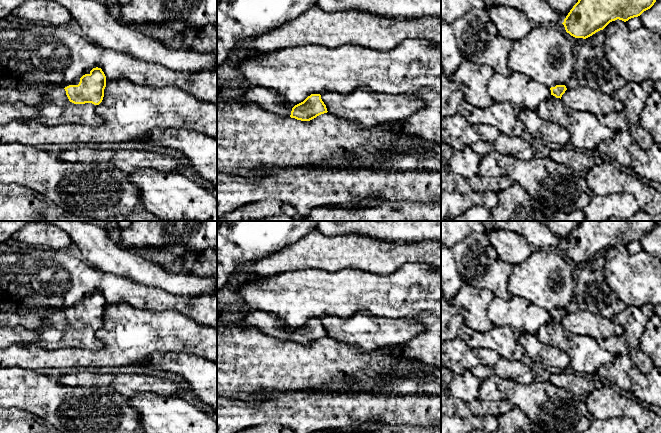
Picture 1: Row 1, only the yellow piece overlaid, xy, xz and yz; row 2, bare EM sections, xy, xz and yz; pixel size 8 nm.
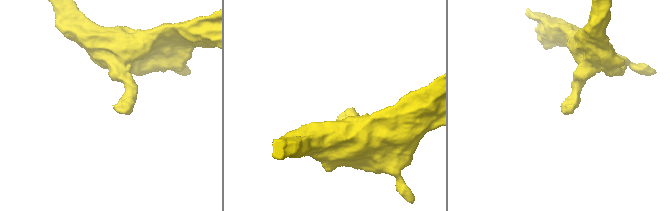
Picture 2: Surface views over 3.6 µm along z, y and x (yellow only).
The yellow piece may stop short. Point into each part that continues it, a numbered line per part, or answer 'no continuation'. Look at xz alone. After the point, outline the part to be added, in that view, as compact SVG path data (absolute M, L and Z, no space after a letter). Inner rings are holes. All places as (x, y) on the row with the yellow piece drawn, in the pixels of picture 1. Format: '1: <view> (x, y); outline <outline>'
1: xz (267, 99); outline M255 86L235 94L232 101L242 105L258 105L264 110L273 112L283 117L290 117L292 106L285 103L284 98L276 91L263 86Z

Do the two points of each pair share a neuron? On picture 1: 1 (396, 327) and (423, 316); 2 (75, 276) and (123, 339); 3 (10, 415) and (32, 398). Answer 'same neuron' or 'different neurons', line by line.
1: different neurons
2: different neurons
3: different neurons

